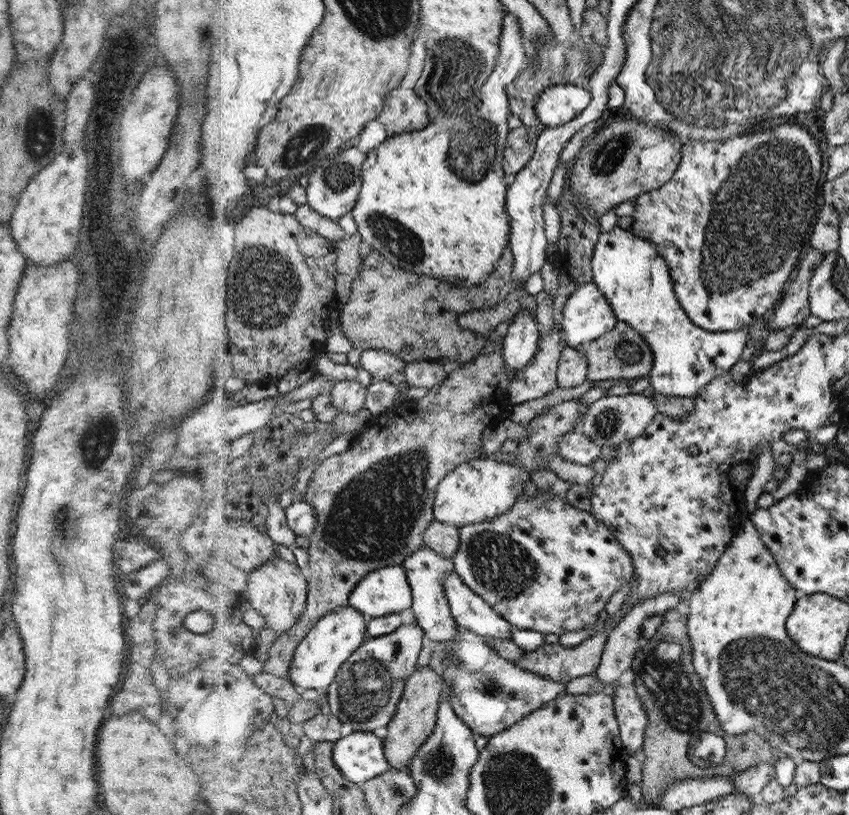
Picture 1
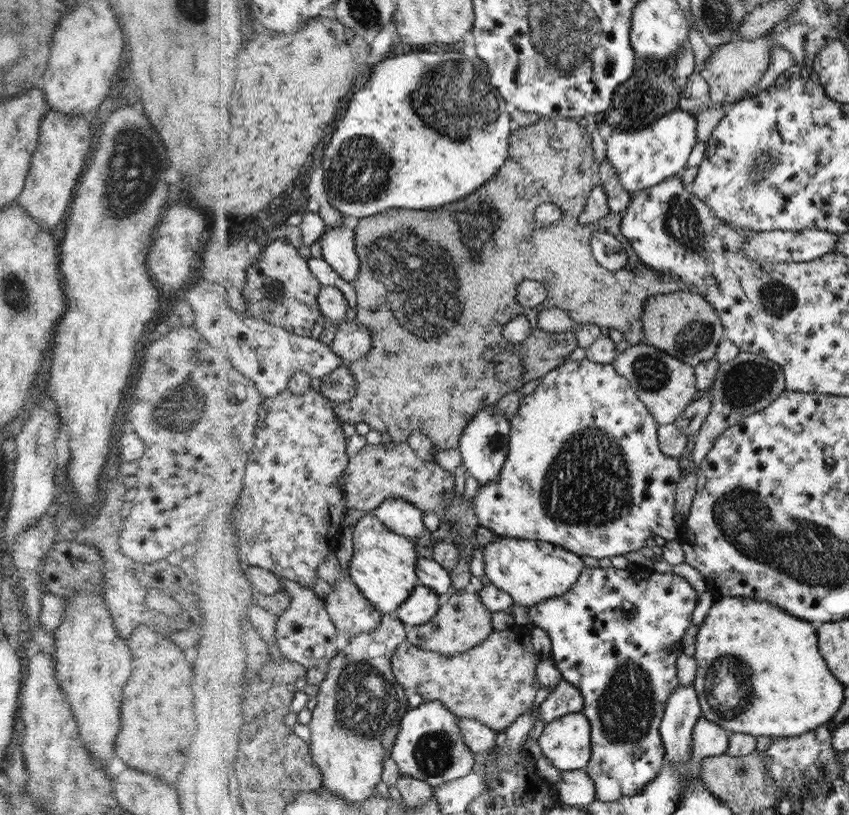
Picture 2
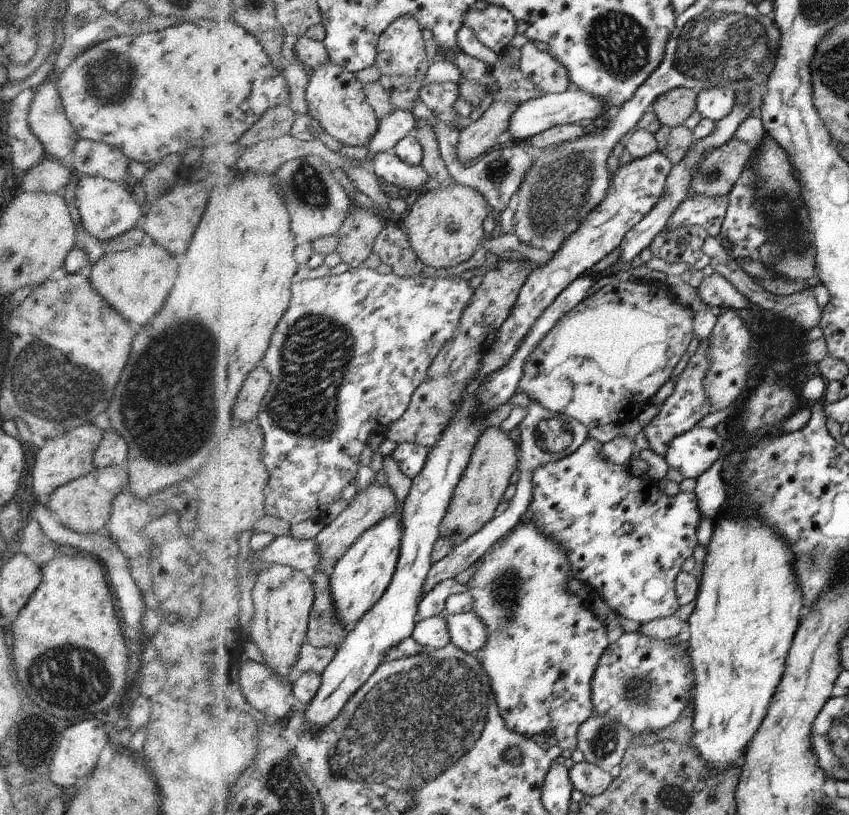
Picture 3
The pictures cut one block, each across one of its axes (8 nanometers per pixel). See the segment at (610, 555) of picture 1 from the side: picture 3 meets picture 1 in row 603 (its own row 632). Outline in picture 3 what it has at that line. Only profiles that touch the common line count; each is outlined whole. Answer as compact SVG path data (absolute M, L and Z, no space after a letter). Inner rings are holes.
M520 521L504 538L500 540L492 552L482 558L482 562L478 562L478 570L476 574L468 580L468 588L472 598L474 598L474 613L478 614L482 618L482 622L486 624L486 630L488 630L488 640L484 642L482 648L478 648L474 652L476 658L480 660L484 670L487 671L488 678L491 679L492 690L495 692L496 702L499 705L499 710L502 712L503 718L506 720L507 727L514 732L520 733L526 736L526 738L538 738L538 736L543 736L548 732L551 736L557 738L557 745L561 750L576 750L579 745L578 736L580 726L584 722L587 722L592 714L595 713L592 704L592 676L596 672L596 666L598 666L598 660L600 656L604 654L604 650L608 648L610 640L606 635L606 625L598 621L598 618L592 613L592 609L582 605L582 601L576 594L568 592L566 590L566 584L572 579L572 565L568 562L568 556L566 552L562 550L560 544L556 544L552 538L544 536L540 532L540 528L536 528L536 524L532 522L522 522Z

